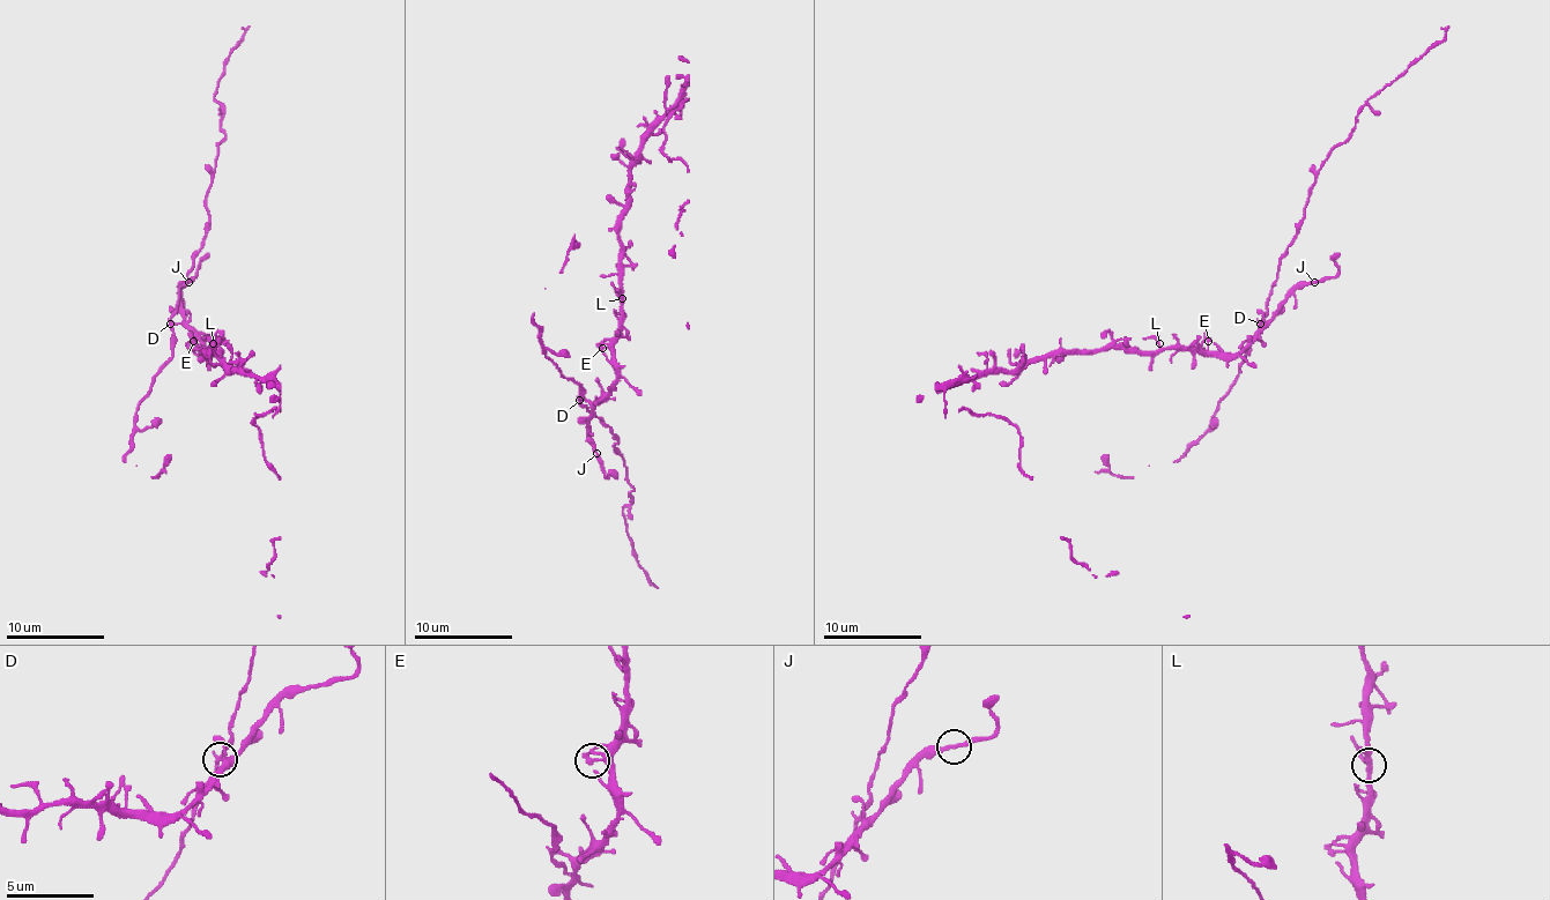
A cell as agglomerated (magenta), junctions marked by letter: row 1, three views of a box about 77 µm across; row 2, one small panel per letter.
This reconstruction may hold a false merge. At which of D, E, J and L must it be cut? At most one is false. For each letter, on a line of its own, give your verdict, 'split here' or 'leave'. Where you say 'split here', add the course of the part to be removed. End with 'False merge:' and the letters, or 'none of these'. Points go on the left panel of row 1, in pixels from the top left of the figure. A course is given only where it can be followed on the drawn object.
D: leave
E: leave
J: leave
L: leave
False merge: none of these

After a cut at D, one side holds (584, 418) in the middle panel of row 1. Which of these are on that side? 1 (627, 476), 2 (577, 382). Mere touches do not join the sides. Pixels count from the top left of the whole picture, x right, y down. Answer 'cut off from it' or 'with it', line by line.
1: cut off from it
2: cut off from it

